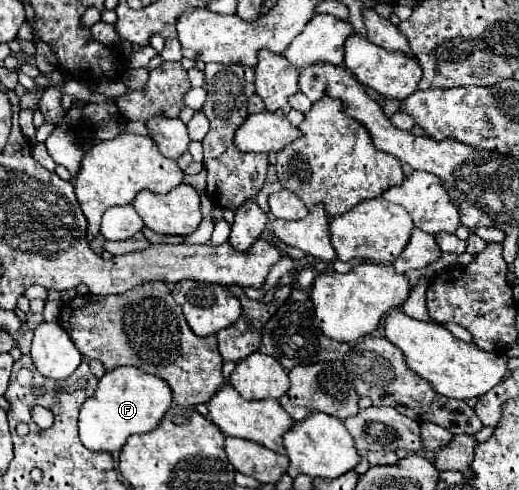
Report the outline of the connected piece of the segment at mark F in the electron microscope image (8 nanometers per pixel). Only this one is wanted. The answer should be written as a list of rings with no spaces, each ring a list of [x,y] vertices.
[[[116,366],[100,378],[94,396],[90,396],[80,408],[80,440],[92,452],[122,450],[128,436],[154,430],[164,412],[170,408],[170,404],[172,390],[164,380],[154,374],[146,374],[136,366]]]

